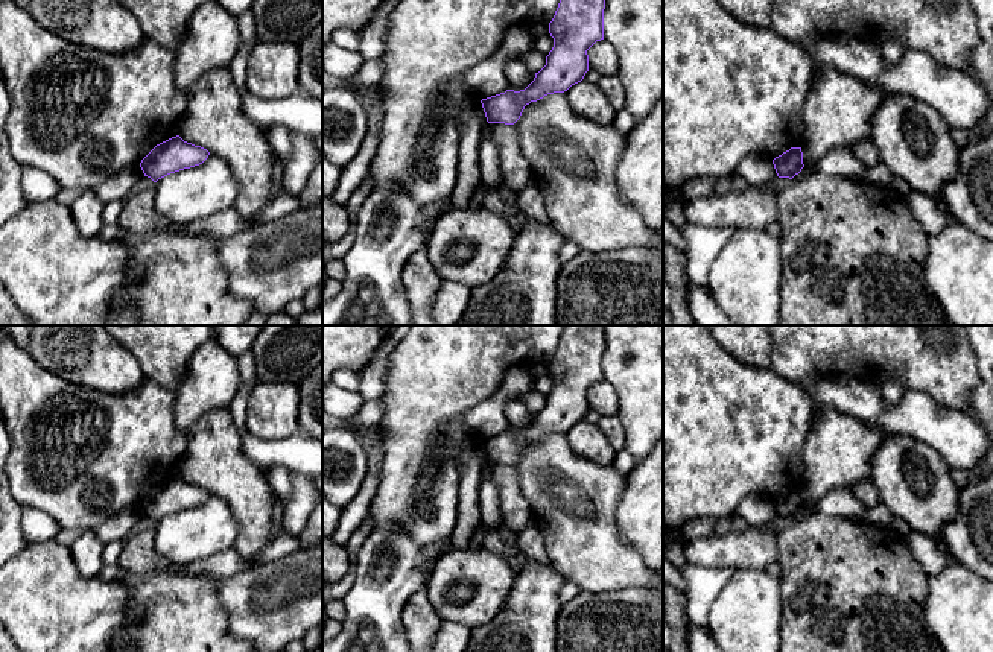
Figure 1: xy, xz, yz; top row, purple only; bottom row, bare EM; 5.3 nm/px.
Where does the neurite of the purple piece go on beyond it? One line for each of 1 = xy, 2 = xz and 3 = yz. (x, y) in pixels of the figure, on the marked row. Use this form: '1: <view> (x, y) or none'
1: none
2: none
3: none

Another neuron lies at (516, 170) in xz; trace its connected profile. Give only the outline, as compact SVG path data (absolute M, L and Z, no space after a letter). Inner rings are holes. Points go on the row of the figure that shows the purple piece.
M488 123L485 135L494 143L502 170L502 185L522 191L532 179L529 161L520 150L519 132L514 125Z

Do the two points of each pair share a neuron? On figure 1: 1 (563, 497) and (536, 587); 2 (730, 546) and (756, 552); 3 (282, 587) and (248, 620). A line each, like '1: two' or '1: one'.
1: two
2: one
3: one

